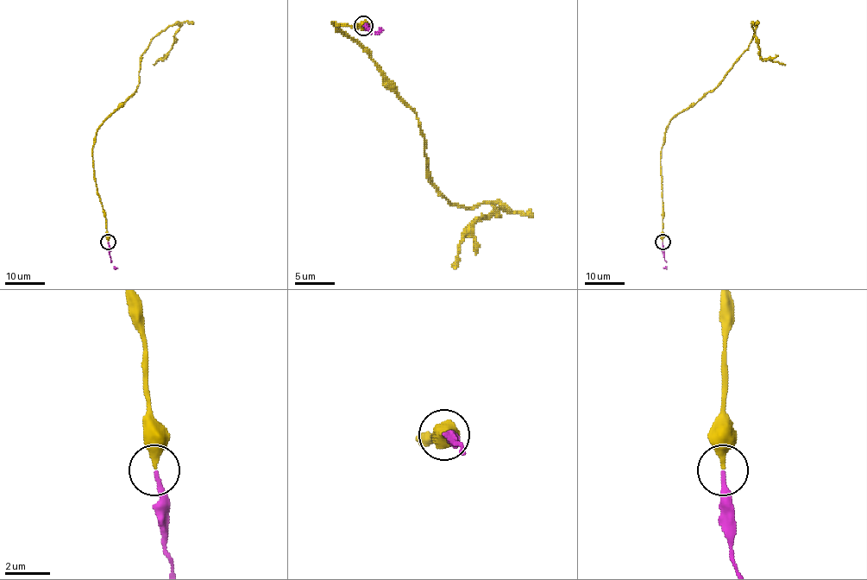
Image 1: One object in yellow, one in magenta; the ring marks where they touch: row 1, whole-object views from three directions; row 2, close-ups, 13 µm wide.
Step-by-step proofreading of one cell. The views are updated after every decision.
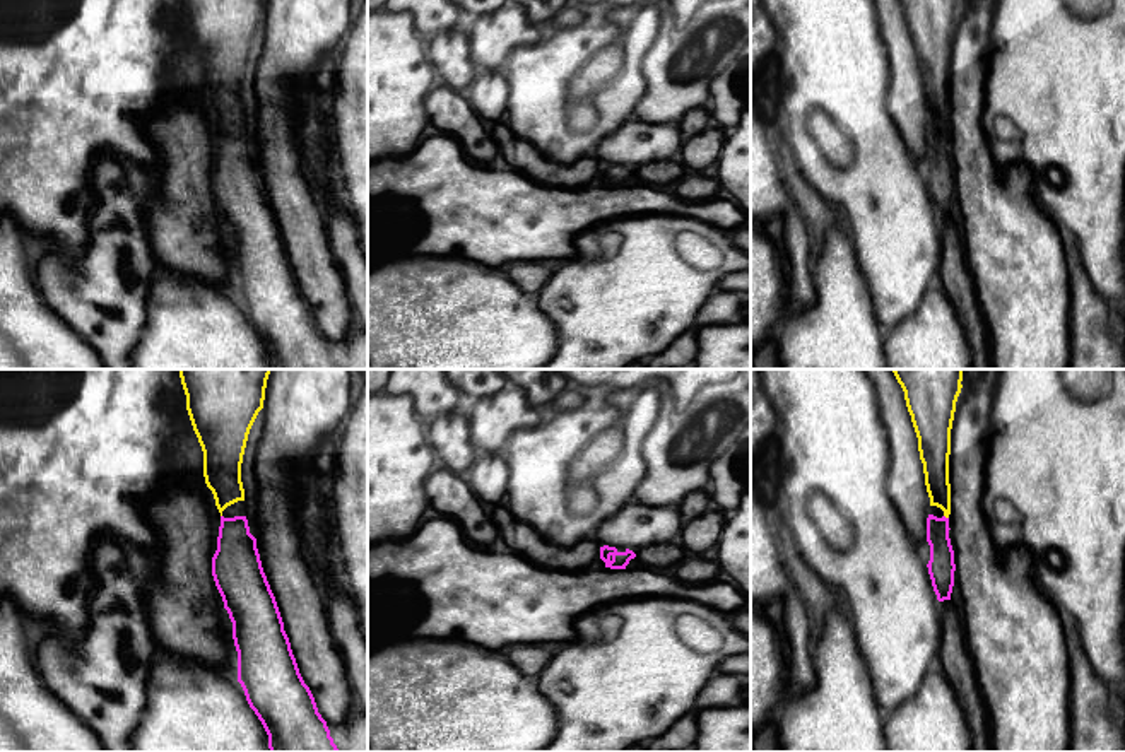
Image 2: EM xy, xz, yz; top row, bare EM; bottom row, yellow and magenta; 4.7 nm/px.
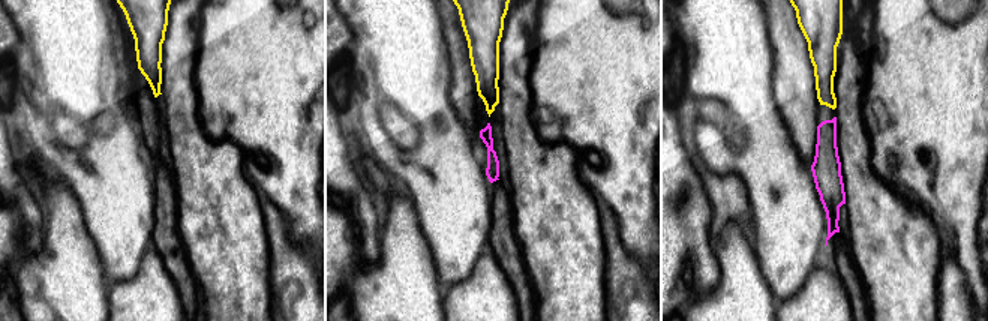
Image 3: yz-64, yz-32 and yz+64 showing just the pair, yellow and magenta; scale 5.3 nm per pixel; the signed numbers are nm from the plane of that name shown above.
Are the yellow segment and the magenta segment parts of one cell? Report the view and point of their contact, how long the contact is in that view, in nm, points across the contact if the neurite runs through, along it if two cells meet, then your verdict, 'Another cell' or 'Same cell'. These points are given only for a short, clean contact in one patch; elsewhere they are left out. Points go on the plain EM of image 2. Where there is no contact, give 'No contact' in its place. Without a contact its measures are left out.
Touches yellow at yz (946, 134). Shared border 30 nm. Path across: yz (936, 82), (946, 134), (941, 142), (941, 183). Same cell

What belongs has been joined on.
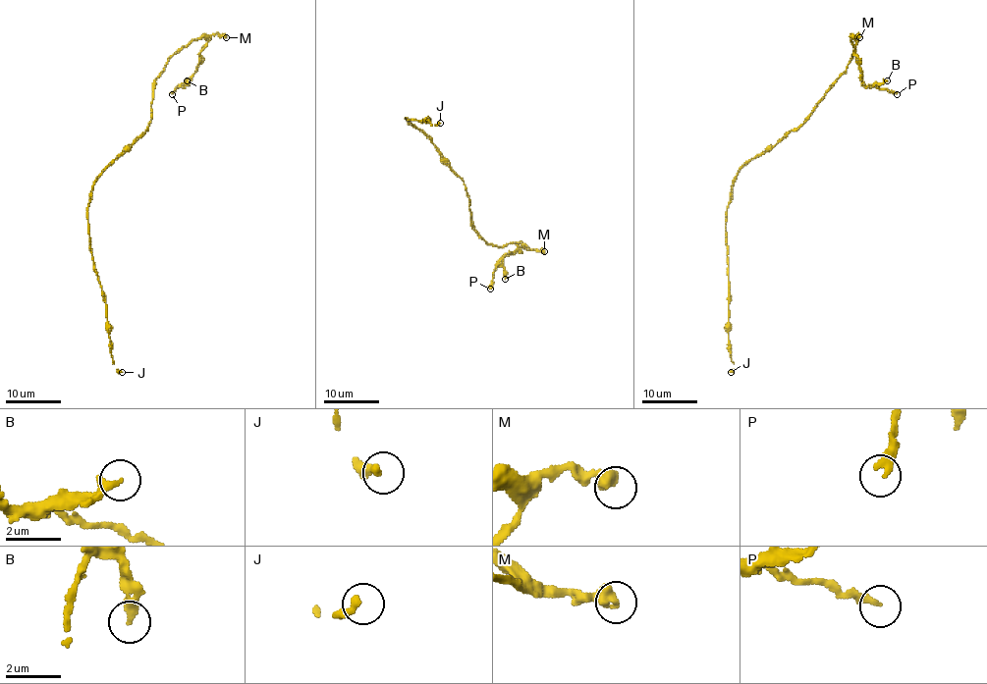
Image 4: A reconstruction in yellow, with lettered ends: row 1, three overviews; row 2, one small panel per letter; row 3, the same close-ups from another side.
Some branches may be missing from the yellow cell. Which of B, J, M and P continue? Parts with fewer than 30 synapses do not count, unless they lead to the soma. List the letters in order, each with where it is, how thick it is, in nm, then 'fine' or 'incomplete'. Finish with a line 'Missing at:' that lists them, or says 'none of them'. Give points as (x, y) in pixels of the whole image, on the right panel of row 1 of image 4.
B: place (887, 80); calibre 320 nm; incomplete
J: place (731, 372); calibre 320 nm; fine
M: place (859, 37); calibre 480 nm; fine
P: place (897, 94); calibre 280 nm; fine
Missing at: B

